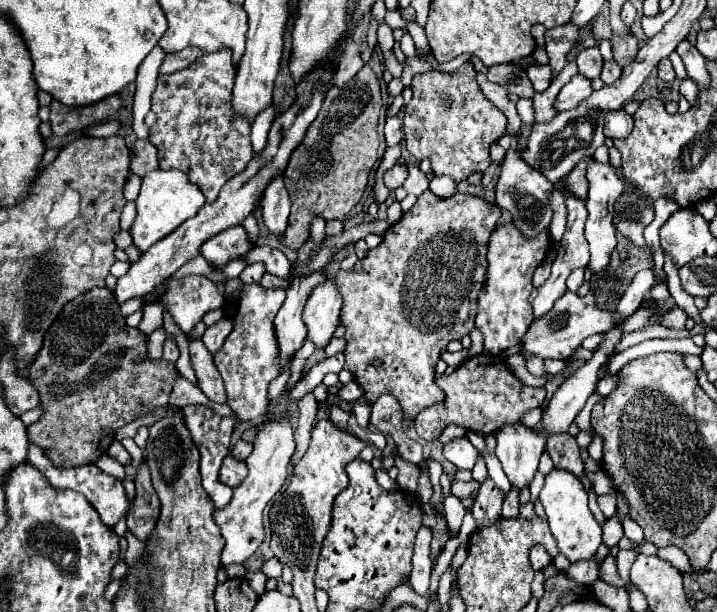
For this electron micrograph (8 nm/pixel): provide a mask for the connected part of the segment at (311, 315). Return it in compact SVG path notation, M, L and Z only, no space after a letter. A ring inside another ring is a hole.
M327 279L327 283L321 283L321 287L315 287L315 293L311 293L311 299L303 311L303 319L309 329L307 339L311 339L319 351L329 345L339 325L339 311L341 295L335 287L335 281Z

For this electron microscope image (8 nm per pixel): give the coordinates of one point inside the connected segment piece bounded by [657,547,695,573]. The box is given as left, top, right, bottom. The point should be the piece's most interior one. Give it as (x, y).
(677, 558)

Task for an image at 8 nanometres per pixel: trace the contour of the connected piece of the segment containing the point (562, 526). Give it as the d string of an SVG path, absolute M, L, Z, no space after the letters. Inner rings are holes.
M553 467L545 475L545 485L541 489L539 499L545 507L549 529L557 539L559 551L563 555L567 555L569 561L579 561L579 559L593 557L597 553L597 547L601 545L601 527L595 521L593 513L589 511L587 491L585 491L583 483L573 473L569 473L567 469Z

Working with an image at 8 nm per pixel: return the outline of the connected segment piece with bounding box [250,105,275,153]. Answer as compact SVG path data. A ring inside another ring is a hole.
M271 105L262 111L251 126L251 144L255 153L262 151L267 144L271 124L275 118L275 108Z

